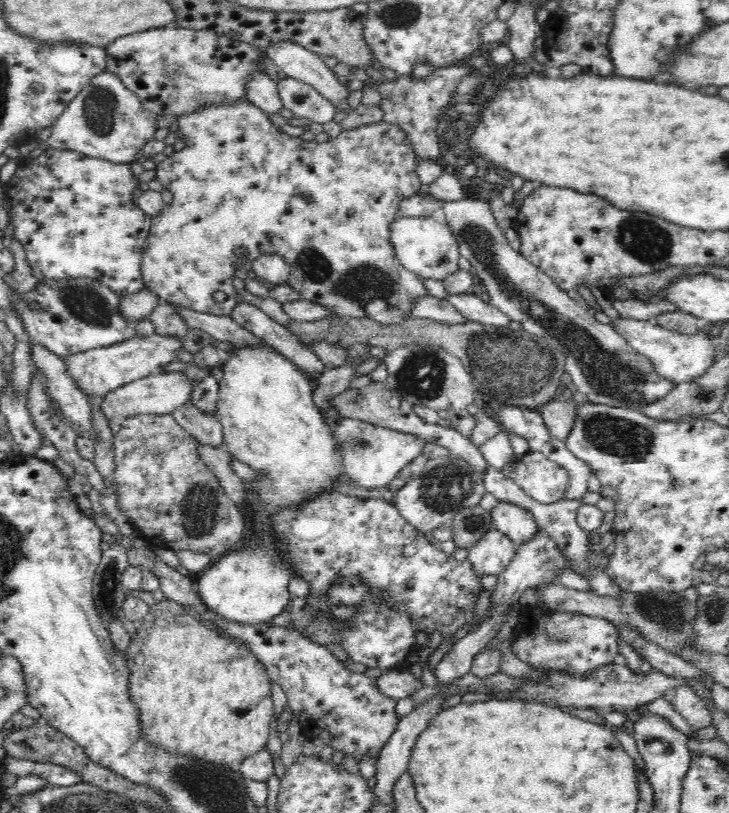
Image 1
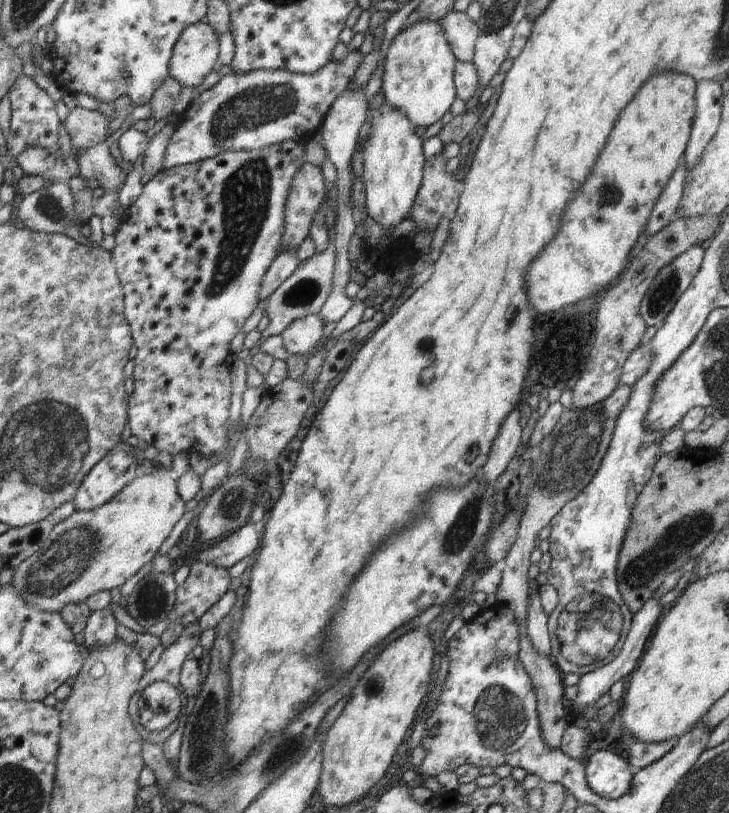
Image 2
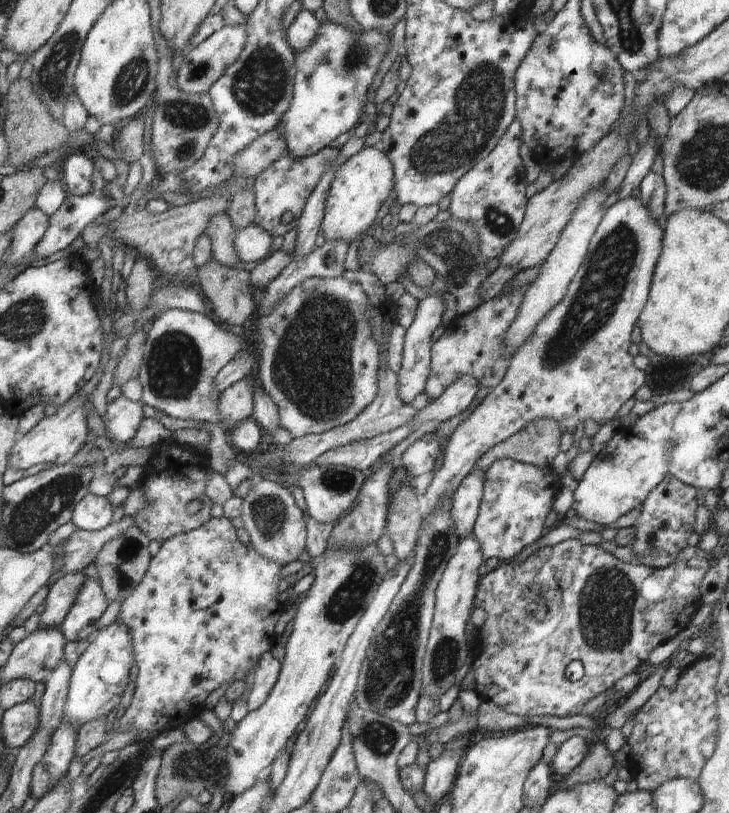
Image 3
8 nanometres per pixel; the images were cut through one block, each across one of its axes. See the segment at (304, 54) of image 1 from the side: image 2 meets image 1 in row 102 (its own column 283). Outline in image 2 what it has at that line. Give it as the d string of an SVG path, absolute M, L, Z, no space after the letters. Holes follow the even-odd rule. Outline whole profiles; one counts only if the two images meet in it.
M308 315L291 322L280 335L290 355L308 355L323 339L325 322L318 315Z

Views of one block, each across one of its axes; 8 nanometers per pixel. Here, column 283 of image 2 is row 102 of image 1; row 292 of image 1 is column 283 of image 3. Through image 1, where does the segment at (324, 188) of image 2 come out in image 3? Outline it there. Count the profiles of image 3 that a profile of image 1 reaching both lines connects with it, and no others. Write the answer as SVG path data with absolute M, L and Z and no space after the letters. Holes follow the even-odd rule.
M327 147L322 148L316 154L310 154L310 156L302 158L302 160L290 158L288 152L282 154L282 158L274 160L254 180L255 224L260 226L265 232L268 232L272 238L284 237L284 234L291 232L292 228L296 225L296 221L302 215L310 194L314 192L316 184L320 182L324 172L338 160L338 154L340 154L340 149ZM286 212L292 213L292 220L288 224L283 224L281 219ZM342 276L327 278L313 277L300 282L278 304L274 304L274 308L266 316L258 316L258 339L253 345L256 351L255 356L258 357L258 375L262 387L268 392L268 395L272 398L276 406L281 427L288 430L293 439L300 438L300 436L307 436L308 434L326 433L336 426L344 426L344 424L355 420L356 416L364 408L370 406L372 400L376 398L376 394L378 394L379 346L372 335L370 307L372 306L370 306L368 296L366 296L366 293L361 288L360 283L350 282Z

